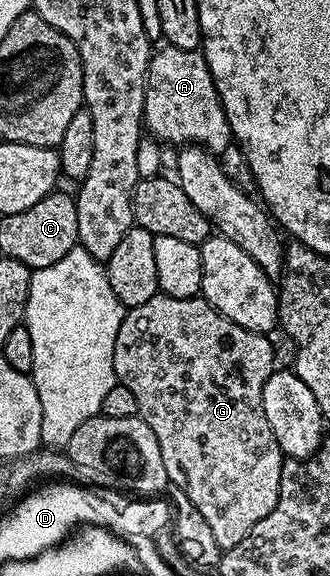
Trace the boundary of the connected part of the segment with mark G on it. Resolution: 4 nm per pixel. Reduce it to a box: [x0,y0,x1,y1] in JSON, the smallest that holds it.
[113,295,285,550]

